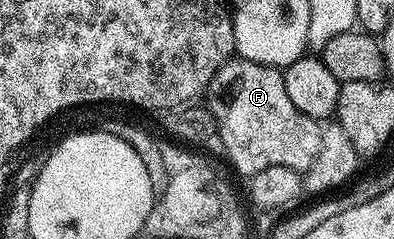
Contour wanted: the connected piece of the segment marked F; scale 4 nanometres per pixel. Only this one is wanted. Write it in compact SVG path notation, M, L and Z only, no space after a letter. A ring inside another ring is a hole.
M240 58L228 60L209 84L207 107L217 120L219 134L223 134L225 156L242 172L242 177L254 176L259 170L267 170L267 166L291 166L291 170L304 174L319 155L322 125L295 110L278 69Z

